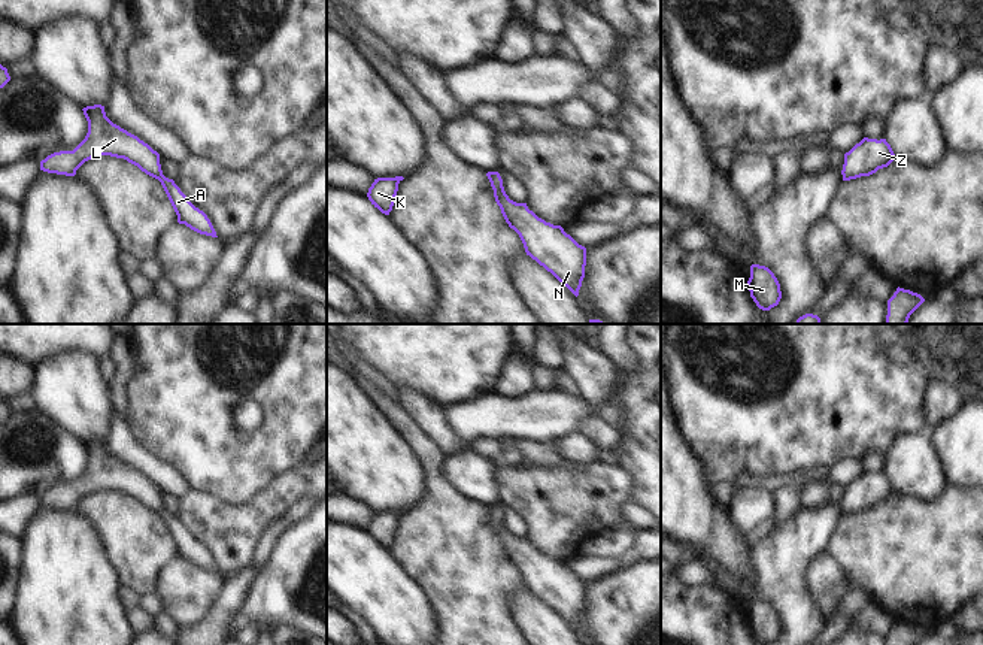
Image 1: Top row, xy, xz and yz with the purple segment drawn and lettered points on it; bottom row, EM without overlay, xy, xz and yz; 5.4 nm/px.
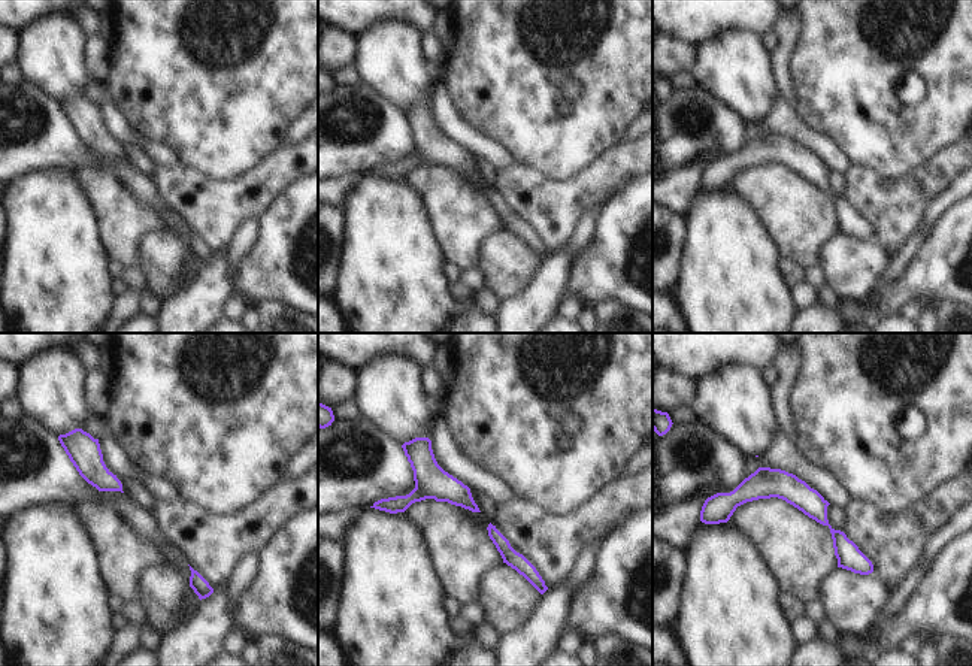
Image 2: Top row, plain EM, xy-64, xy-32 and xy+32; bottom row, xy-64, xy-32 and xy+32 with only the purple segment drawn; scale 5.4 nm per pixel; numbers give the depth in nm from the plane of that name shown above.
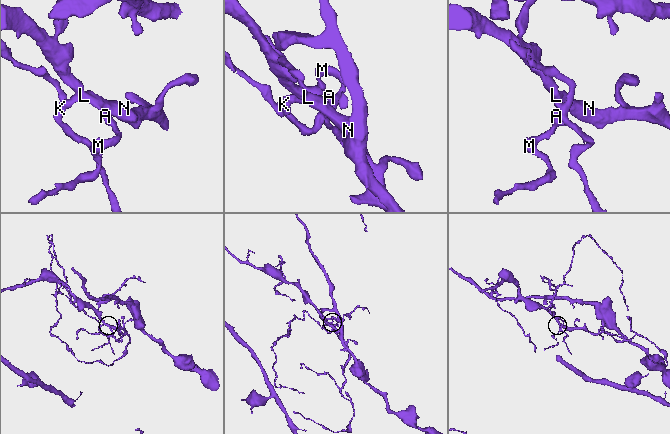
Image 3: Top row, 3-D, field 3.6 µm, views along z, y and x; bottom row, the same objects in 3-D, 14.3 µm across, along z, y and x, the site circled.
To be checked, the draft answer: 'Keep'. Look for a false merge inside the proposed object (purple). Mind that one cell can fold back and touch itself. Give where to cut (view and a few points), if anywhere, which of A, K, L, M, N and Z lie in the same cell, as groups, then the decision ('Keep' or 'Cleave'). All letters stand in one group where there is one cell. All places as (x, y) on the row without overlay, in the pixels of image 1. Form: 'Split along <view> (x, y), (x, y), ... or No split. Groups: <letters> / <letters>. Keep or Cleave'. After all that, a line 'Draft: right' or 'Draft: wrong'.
No split. Groups: A K L M N Z. Keep.
Draft: right

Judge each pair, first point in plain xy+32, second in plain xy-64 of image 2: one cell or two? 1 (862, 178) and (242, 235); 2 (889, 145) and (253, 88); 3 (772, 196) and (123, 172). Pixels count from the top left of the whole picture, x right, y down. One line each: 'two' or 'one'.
1: two
2: one
3: two

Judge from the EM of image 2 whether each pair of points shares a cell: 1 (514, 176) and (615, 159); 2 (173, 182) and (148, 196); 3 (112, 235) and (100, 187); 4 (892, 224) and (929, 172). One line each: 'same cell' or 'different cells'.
1: same cell
2: different cells
3: same cell
4: same cell

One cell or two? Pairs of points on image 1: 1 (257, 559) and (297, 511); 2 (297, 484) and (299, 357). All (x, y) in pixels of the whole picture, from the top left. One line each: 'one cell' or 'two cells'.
1: one cell
2: two cells

